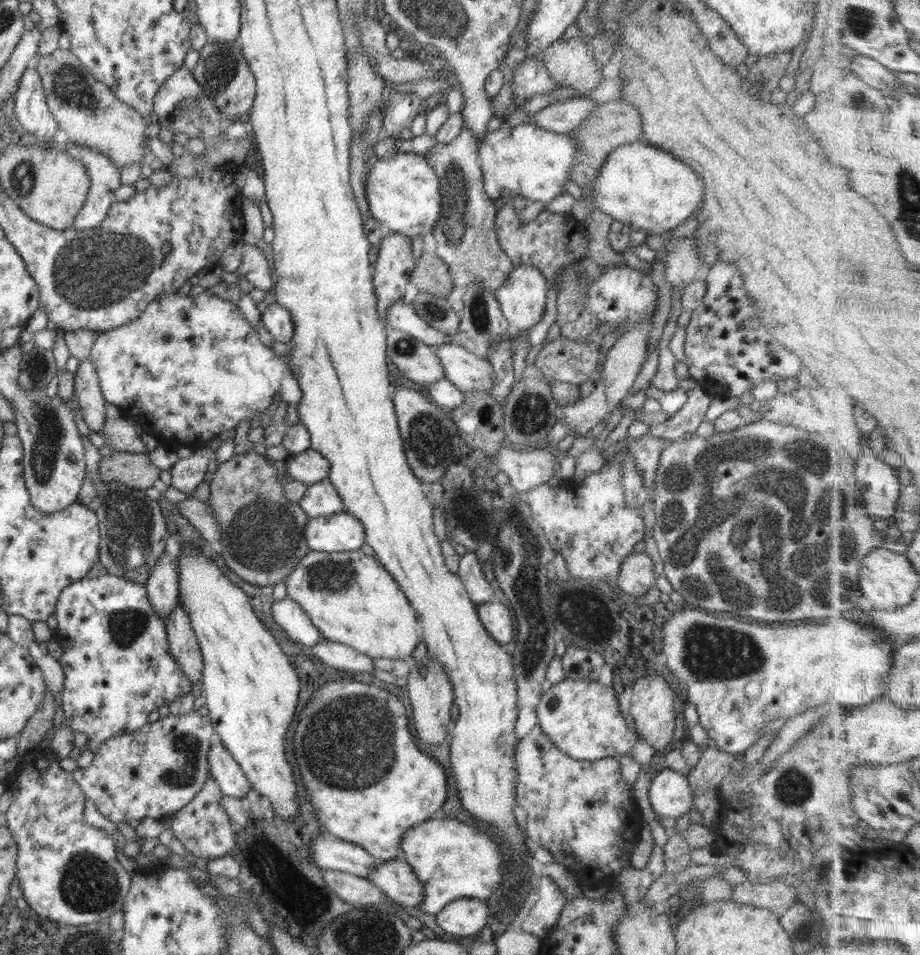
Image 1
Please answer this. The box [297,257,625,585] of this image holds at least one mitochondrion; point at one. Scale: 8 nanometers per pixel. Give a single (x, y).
(427, 437)

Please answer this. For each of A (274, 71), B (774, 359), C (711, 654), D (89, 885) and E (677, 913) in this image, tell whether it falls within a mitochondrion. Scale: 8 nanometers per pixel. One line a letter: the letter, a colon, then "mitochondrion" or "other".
A: other
B: other
C: mitochondrion
D: mitochondrion
E: other

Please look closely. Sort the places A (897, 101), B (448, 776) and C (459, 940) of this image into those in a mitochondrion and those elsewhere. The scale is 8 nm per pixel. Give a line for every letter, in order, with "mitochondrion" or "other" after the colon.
A: other
B: other
C: other

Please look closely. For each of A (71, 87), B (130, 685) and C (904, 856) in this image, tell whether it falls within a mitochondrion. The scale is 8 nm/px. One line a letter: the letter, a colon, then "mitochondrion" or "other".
A: mitochondrion
B: other
C: other

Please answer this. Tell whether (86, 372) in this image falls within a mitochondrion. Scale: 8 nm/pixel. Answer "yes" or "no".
no

